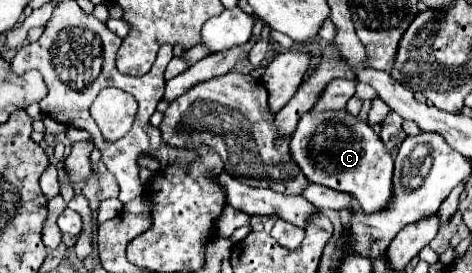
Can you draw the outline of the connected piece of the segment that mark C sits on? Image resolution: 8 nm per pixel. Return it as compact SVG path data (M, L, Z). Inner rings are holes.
M344 109L326 111L318 115L304 113L292 135L290 147L292 157L302 167L302 173L310 179L310 183L318 183L354 195L356 203L360 203L360 207L368 215L388 209L394 197L394 159L390 157L380 137L360 117L348 115Z

